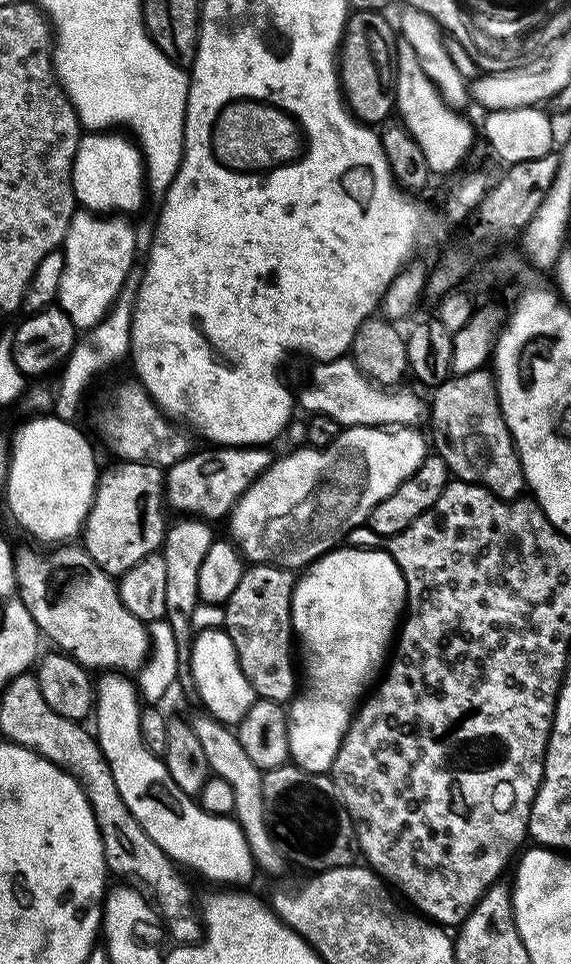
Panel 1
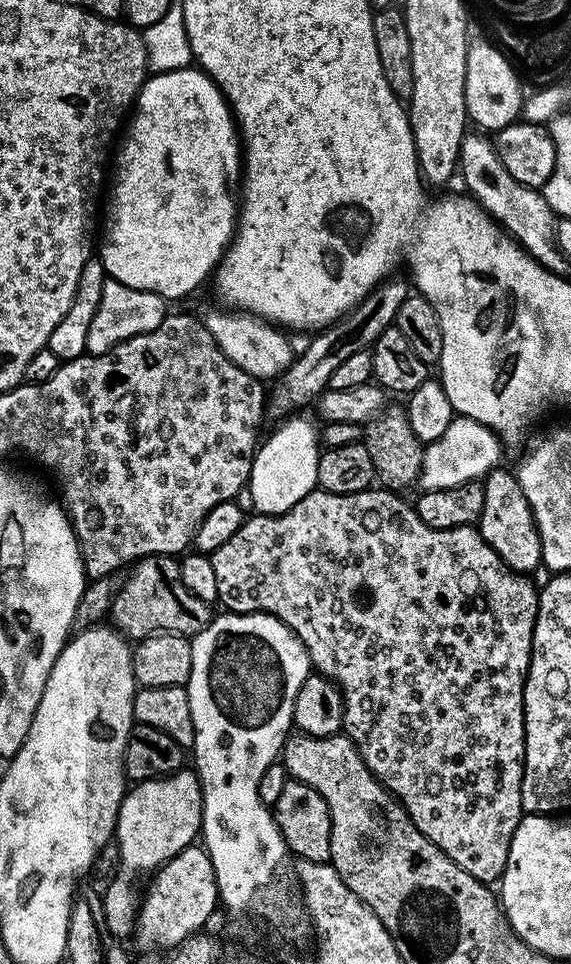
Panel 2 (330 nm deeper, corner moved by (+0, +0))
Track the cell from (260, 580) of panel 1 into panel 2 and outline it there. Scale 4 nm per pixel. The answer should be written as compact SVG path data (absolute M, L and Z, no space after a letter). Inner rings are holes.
M373 486L368 489L366 496L362 492L351 492L350 494L334 494L333 492L325 492L323 490L313 490L310 494L306 494L306 498L302 498L293 508L286 510L277 516L266 516L263 514L252 514L245 519L244 525L234 534L234 538L230 538L226 542L222 542L222 546L218 546L218 550L211 553L212 565L214 566L214 578L218 582L218 600L222 605L225 604L225 609L228 612L239 612L241 614L251 614L253 612L266 612L270 616L276 616L285 626L292 631L299 640L304 643L304 649L308 652L308 659L311 667L315 669L319 675L333 681L340 690L340 695L344 697L344 722L342 725L343 735L354 742L354 746L360 751L360 757L366 762L366 766L372 773L376 775L385 788L400 801L400 805L408 811L408 817L414 822L414 826L418 826L418 830L426 838L430 838L430 842L434 842L434 846L438 846L438 850L442 850L448 855L451 860L458 862L458 866L462 866L462 870L466 870L466 874L474 874L474 878L478 878L483 884L492 886L499 881L504 874L504 867L508 865L508 855L510 854L510 842L512 835L518 825L520 825L520 817L522 815L522 774L524 773L524 680L528 677L528 663L532 657L532 631L534 630L534 622L536 621L536 611L538 610L538 595L537 585L532 585L527 575L511 572L509 568L502 562L502 558L498 558L498 554L490 545L485 542L480 533L479 527L469 526L466 528L447 528L446 530L438 530L426 526L426 522L422 522L418 518L415 507L411 503L404 501L403 495L385 490L380 486ZM360 548L376 548L377 556L372 560L372 580L368 580L364 584L364 588L368 591L368 604L359 604L356 601L356 595L360 592L360 583L364 580L364 564L360 561Z

